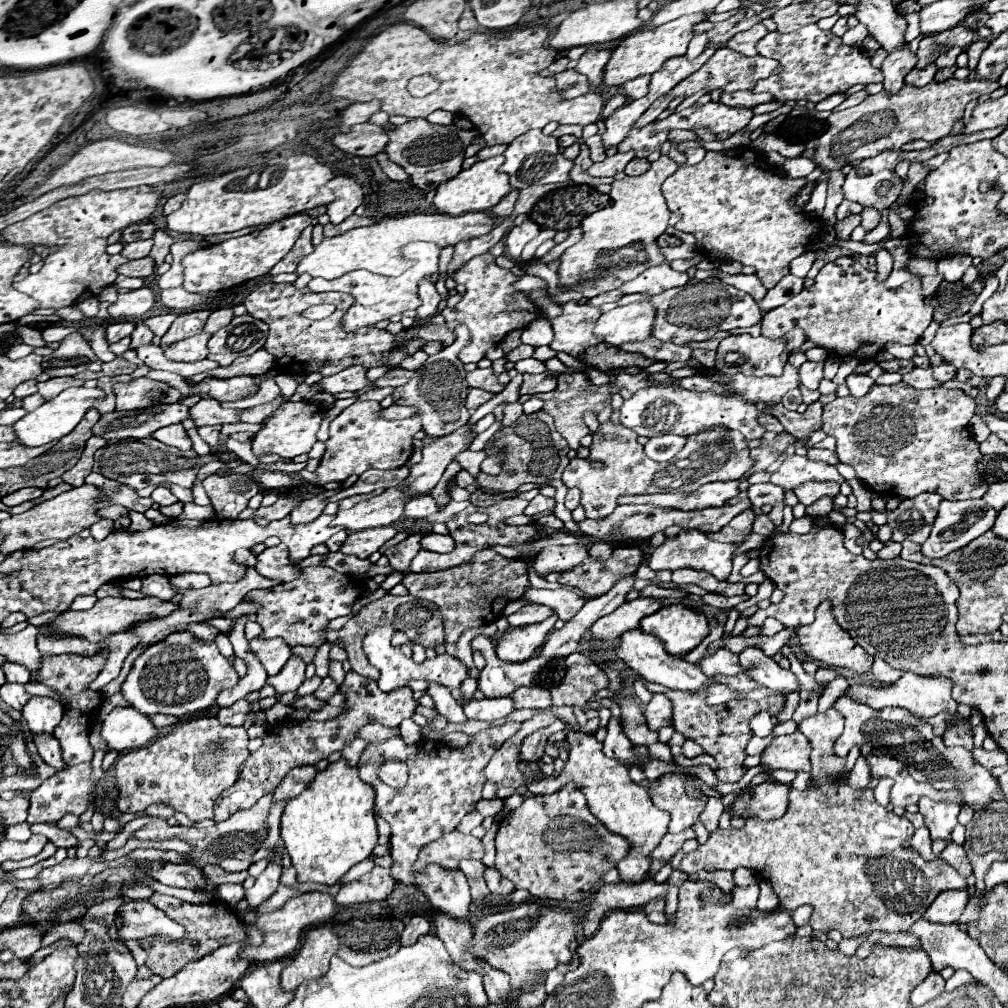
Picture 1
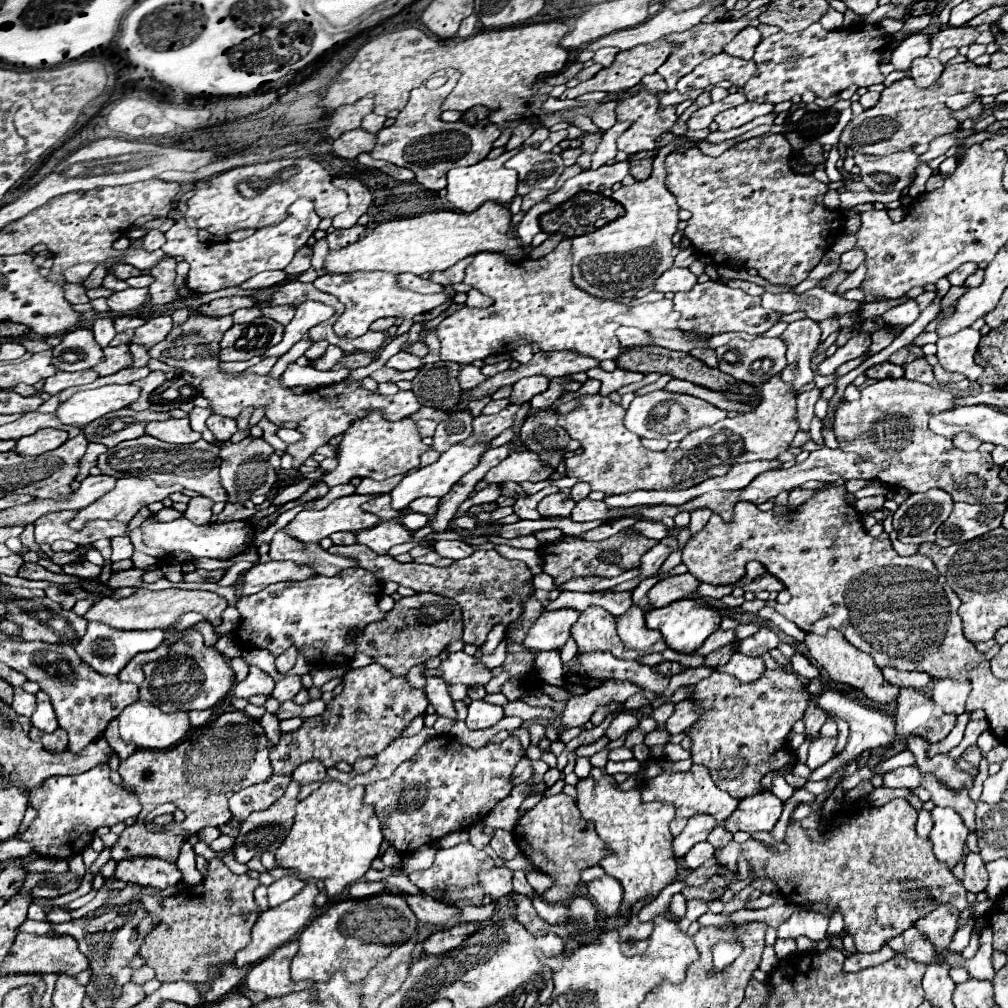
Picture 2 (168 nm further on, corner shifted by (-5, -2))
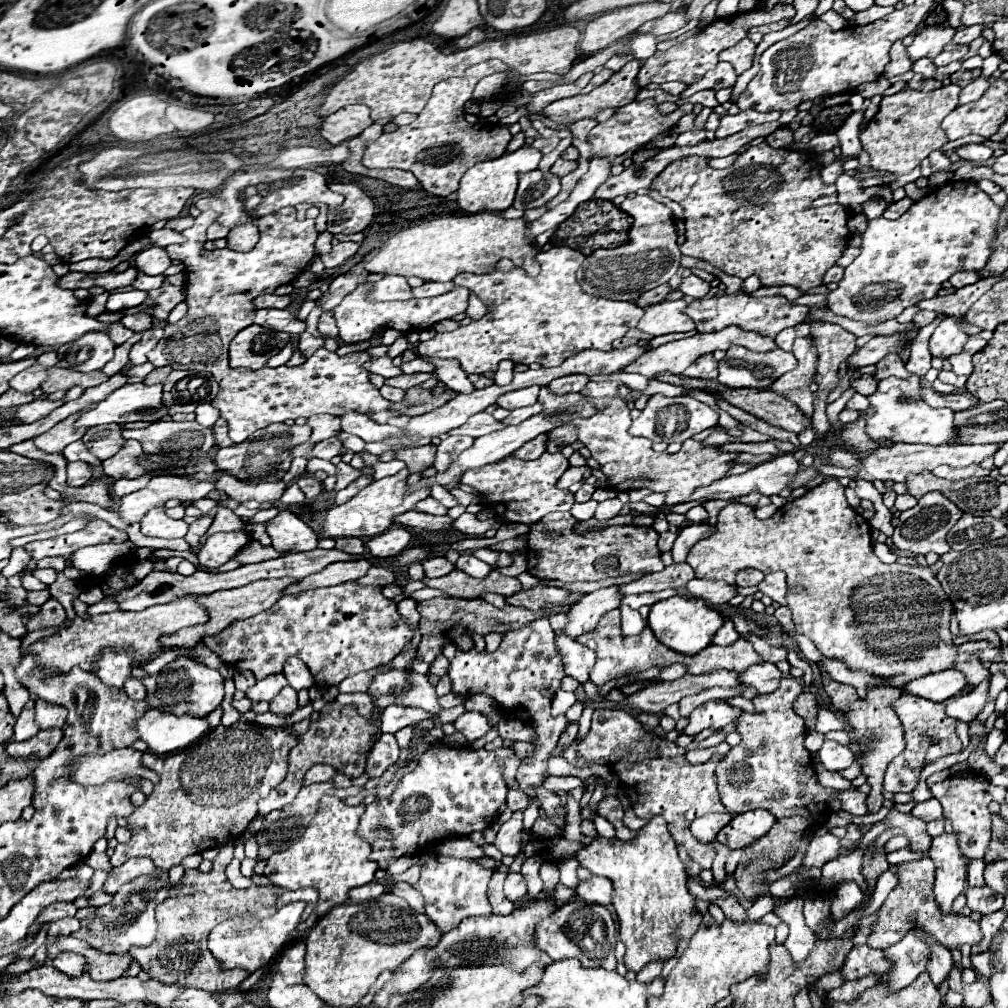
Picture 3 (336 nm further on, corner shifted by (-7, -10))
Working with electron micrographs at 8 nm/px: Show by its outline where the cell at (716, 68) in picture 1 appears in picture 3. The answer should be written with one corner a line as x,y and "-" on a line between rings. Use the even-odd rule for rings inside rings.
718,62
714,70
706,72
698,82
690,84
690,86
680,94
680,98
686,100
686,98
690,98
692,94
696,94
696,92
700,92
700,90
722,90
722,88
732,88
732,86
736,84
736,78
738,78
738,76
736,76
736,72
734,72
734,68
732,68
730,64

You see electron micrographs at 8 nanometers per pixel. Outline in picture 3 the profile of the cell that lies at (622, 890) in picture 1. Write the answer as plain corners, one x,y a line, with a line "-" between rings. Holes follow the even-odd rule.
592,876
588,880
582,880
576,888
576,896
584,902
590,902
590,904
610,906
612,894
614,894
612,882
604,876

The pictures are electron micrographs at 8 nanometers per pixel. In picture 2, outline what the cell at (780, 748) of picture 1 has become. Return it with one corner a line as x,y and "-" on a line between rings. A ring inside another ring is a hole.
818,738
810,744
810,756
808,756
808,766
814,770
828,762
836,754
836,738

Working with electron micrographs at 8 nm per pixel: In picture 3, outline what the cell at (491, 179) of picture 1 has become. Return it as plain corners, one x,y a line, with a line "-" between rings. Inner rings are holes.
522,146
520,150
512,154
504,154
496,160
480,162
472,166
460,180
460,188
456,190
456,202
466,214
476,214
476,212
502,212
512,206
514,194
518,188
518,172
528,172
538,168
542,154
532,148
532,146

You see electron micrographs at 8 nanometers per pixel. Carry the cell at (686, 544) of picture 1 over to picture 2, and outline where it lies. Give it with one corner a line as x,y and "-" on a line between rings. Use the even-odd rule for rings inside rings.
698,508
698,510
692,510
690,514
692,514
692,520
690,520
688,528
692,530
692,534
696,534
698,530
702,530
706,526
706,522
710,518
710,510
708,508

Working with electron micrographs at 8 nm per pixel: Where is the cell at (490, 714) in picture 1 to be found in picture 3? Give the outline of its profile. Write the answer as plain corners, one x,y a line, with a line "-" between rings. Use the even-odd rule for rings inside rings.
464,712
460,718
456,718
454,724
456,724
456,730
466,736
468,742
482,738
484,734
488,734
494,728
490,724
488,716
484,716
482,712

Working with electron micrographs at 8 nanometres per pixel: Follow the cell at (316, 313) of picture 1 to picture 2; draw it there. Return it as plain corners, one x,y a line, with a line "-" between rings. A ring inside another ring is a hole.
314,300
302,302
298,306
298,310
296,310
294,320
286,326
282,342
276,344
276,346
272,346
272,348
268,348
264,356
266,358
270,358
270,356
284,356
302,338
302,334
306,330
310,330
312,326
316,326
316,324
332,318
332,314
334,314
334,310
330,306
326,306
326,304
322,304
322,302
314,302

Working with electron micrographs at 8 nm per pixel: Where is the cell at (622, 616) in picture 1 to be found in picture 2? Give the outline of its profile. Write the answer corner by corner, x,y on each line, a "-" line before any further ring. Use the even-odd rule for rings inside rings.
690,572
682,574
682,576
670,576
670,578
664,578
660,582
656,582
650,592
648,592
648,606
642,608
644,612
648,608
662,608
662,606
668,606
676,600
682,600
682,598
688,598
692,594
696,594
700,586
700,580
694,578

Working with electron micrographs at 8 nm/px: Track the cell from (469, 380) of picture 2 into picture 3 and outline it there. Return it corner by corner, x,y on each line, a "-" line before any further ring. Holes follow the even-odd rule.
426,358
434,362
436,376
456,394
470,394
474,392
474,384
468,380
468,374
458,366
456,360
440,360
440,358

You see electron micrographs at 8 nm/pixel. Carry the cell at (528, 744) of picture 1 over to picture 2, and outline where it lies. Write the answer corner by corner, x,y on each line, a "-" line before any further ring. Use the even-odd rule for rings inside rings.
524,756
524,758
516,764
516,768
514,768
514,772
512,772
512,786
524,784
530,776
532,776
532,764
530,764
530,760

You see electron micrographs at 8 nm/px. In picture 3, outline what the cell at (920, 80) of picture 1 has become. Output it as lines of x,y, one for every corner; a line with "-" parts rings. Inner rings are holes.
922,58
922,60
914,62
912,70
914,70
916,74
922,74
924,78
932,78
932,76
934,76
934,72
936,72
936,66
932,64
932,60
928,60
928,58

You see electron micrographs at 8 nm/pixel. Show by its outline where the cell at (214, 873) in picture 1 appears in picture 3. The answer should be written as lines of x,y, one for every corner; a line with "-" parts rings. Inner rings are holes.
220,846
218,856
212,862
210,872
186,870
180,884
170,888
170,896
166,902
158,904
156,920
160,924
160,932
156,942
146,948
132,948
130,956
142,966
150,978
164,984
184,984
194,986
206,992
224,992
234,990
248,976
242,969
222,970
218,960
206,948
206,934
210,930
234,916
250,914
252,918
268,918
277,911
276,894
270,886
250,886
248,890
236,890
226,878
226,866
234,858
234,846

